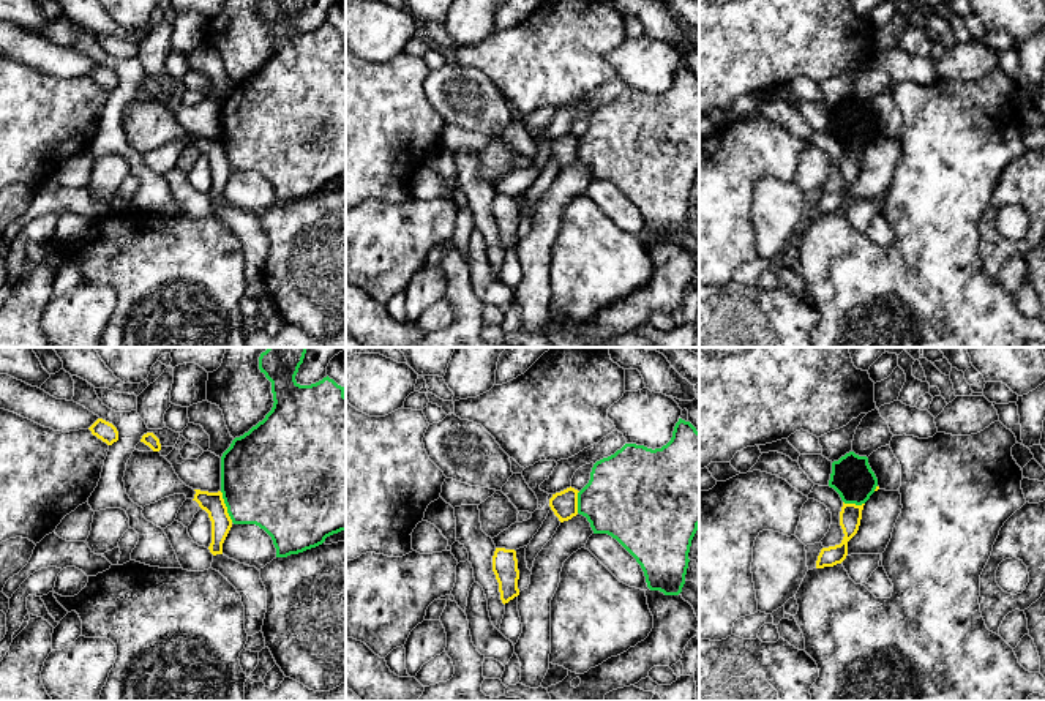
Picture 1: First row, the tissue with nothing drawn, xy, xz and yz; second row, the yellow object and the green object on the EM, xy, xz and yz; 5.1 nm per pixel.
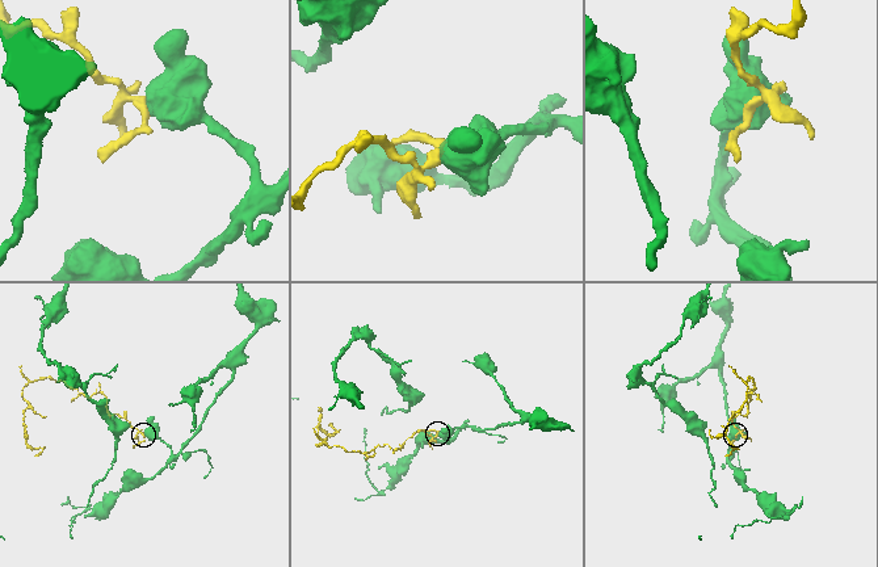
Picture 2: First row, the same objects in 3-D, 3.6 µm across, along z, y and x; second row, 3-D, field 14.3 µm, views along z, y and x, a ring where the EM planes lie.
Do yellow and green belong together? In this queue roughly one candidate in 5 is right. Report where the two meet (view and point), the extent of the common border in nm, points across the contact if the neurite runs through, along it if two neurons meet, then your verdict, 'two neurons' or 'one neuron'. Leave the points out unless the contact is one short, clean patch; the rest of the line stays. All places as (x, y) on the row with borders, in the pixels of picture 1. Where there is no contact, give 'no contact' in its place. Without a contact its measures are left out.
meets yellow in xy at (226, 507); contact 170 nm long; border along xy (220, 491), (232, 521); two neurons

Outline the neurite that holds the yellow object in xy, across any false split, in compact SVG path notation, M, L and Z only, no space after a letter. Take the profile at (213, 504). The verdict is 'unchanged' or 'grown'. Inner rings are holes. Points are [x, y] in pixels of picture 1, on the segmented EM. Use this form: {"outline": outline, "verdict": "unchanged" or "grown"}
{"outline": "M194 489L194 499L202 510L208 513L212 521L212 543L208 546L213 556L223 554L223 543L232 527L232 519L223 499L223 493L208 493Z", "verdict": "unchanged"}

